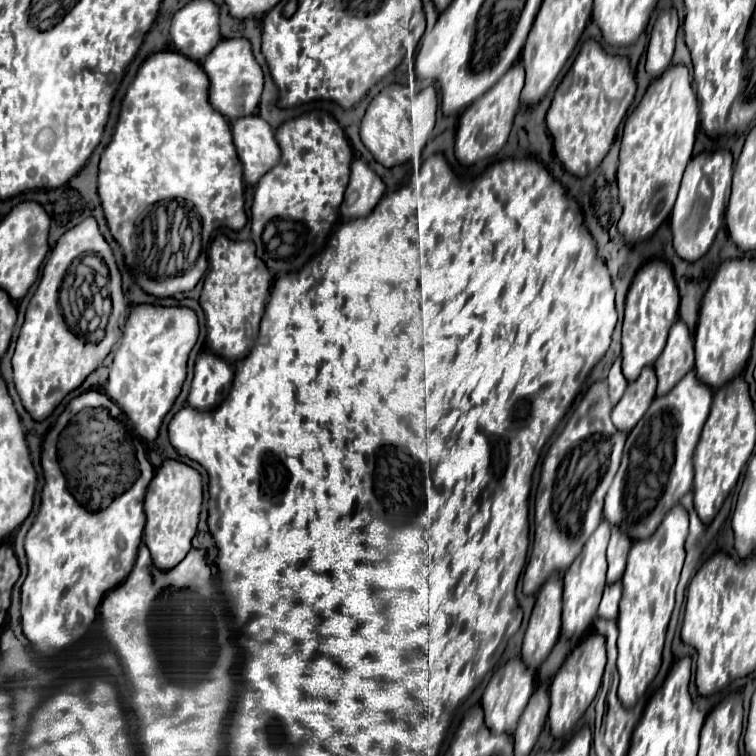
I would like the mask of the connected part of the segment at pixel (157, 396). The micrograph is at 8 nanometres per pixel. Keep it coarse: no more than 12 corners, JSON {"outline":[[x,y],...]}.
{"outline":[[133,306],[105,394],[151,442],[199,336],[189,308]]}

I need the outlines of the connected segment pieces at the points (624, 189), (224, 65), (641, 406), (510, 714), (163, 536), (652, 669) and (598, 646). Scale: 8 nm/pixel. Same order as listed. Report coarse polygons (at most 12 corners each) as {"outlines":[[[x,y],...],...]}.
{"outlines":[[[685,66],[625,122],[619,234],[651,238],[693,156],[699,102]],[[221,40],[203,70],[229,122],[255,114],[263,72],[249,40]],[[645,368],[611,412],[617,430],[631,432],[655,398],[657,378]],[[521,658],[491,676],[481,698],[485,726],[513,734],[535,674]],[[165,460],[145,498],[145,544],[175,568],[197,532],[201,476]],[[689,516],[635,542],[619,604],[619,700],[661,668]],[[591,634],[551,682],[549,726],[567,736],[601,688],[605,638]]]}

